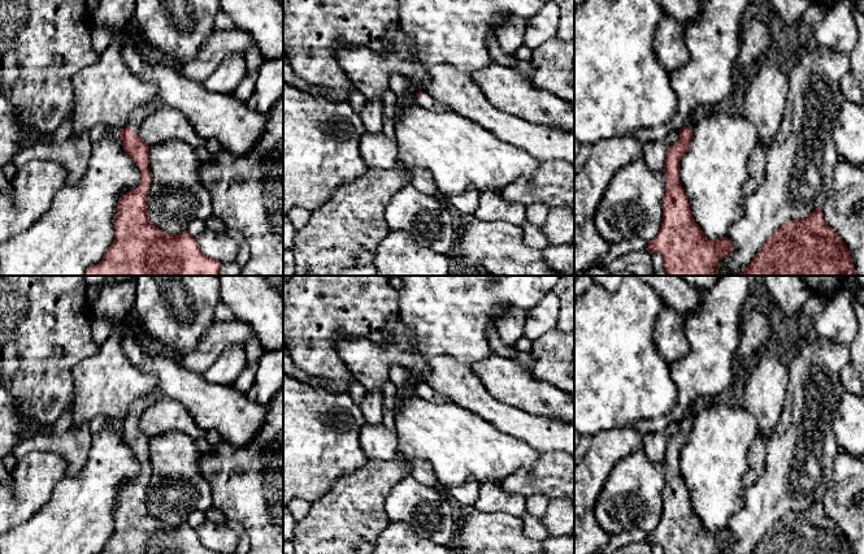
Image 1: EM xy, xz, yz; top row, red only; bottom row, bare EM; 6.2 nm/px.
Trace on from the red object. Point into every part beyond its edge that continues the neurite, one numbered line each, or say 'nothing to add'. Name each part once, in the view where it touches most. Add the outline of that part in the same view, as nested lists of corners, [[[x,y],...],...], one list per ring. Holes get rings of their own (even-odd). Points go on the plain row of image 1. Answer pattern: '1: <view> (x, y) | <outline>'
1: xy (139, 407) | [[[156,389],[152,394],[135,401],[129,410],[127,419],[131,419],[134,424],[138,424],[142,415],[162,395],[162,393]]]

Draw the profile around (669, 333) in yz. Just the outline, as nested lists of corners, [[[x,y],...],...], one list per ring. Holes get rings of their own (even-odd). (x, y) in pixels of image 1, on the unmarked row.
[[[668,304],[663,307],[654,326],[654,341],[659,354],[672,363],[685,358],[689,352],[686,341],[686,320]]]

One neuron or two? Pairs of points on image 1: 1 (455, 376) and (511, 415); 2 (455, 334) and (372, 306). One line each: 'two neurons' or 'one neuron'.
1: one neuron
2: two neurons

